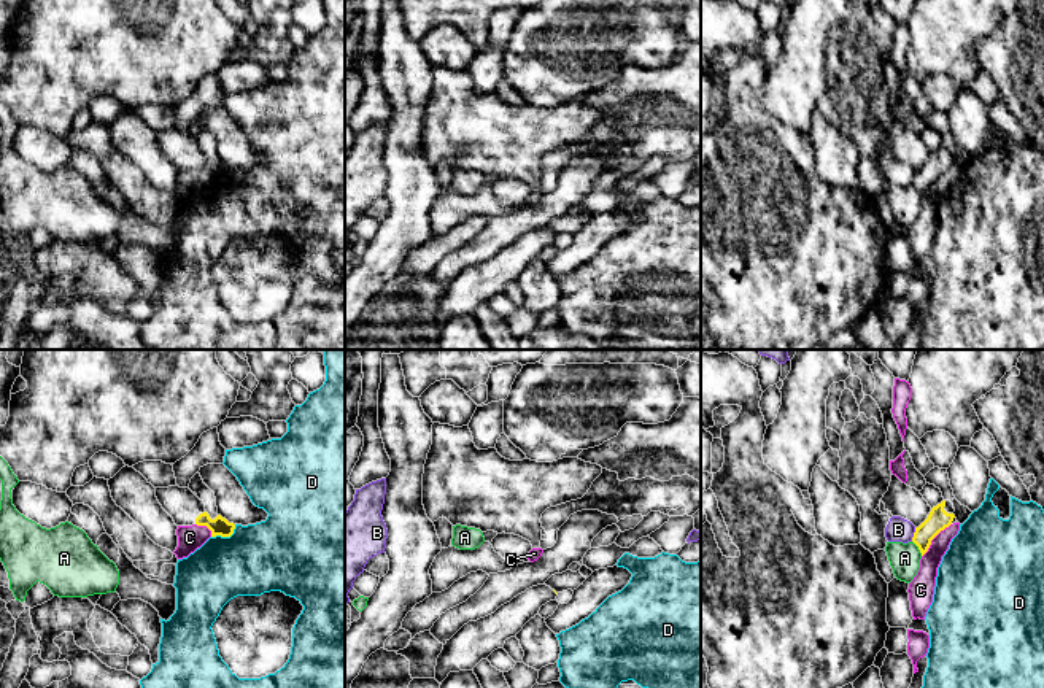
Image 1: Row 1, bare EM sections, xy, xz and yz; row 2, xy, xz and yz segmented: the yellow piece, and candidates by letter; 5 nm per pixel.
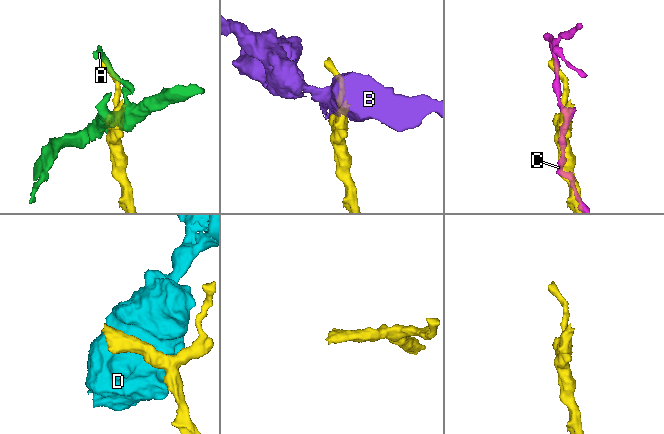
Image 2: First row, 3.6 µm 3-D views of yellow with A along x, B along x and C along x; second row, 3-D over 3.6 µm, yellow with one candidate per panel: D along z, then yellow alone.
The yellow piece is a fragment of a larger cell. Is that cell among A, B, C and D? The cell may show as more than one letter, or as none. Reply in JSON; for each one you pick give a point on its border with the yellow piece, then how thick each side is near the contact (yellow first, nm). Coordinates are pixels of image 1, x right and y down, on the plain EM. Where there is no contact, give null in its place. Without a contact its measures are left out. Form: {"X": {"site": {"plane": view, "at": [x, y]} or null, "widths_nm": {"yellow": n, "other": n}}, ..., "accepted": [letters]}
{"accepted": []}

